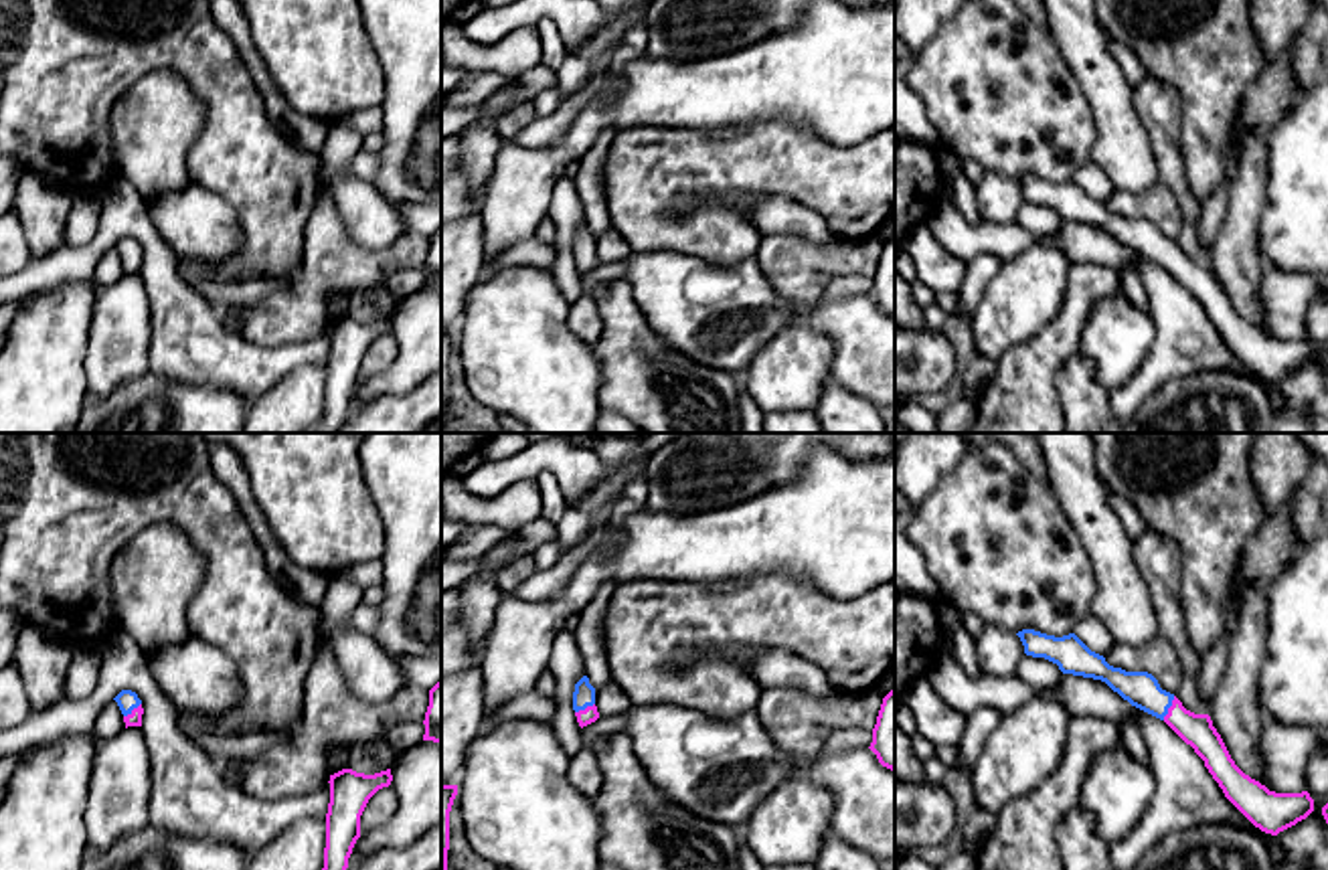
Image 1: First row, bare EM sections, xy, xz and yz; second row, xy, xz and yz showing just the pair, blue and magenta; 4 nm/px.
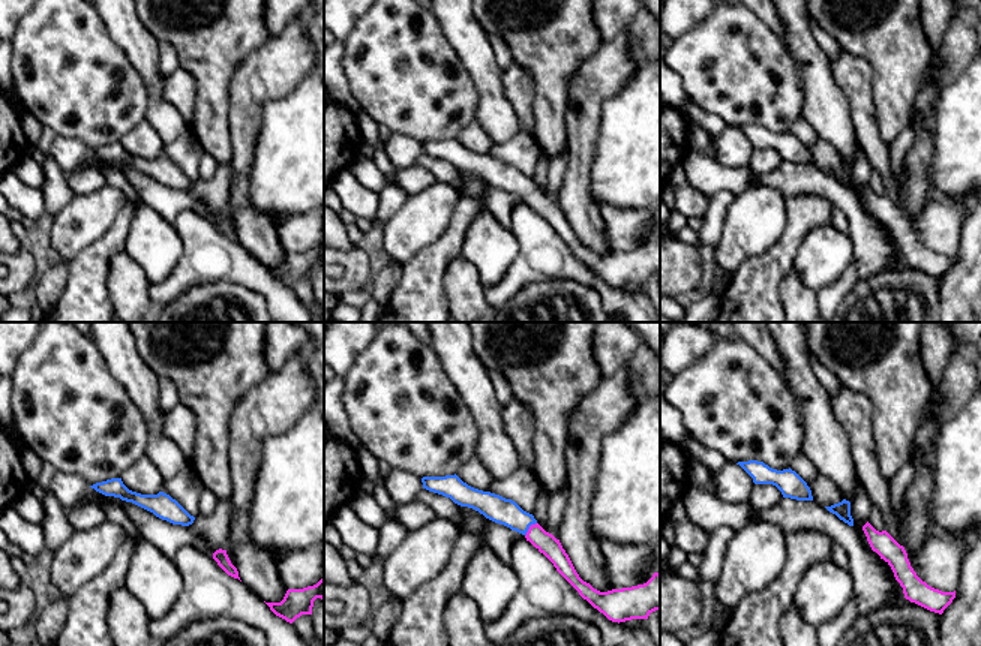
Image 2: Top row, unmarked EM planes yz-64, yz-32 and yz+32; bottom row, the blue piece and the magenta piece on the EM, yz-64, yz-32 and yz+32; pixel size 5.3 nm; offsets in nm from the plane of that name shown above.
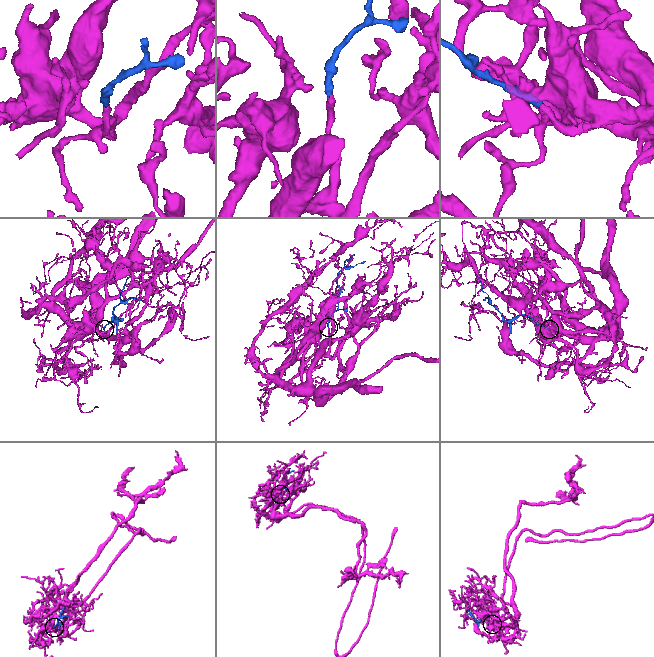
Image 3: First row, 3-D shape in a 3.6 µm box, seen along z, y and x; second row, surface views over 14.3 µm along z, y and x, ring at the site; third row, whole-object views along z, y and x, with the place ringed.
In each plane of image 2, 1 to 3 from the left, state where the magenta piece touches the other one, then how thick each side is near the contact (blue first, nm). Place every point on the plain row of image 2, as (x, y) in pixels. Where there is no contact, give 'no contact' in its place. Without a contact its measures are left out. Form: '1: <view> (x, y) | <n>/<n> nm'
1: no contact
2: yz-32 (528, 192) | 140/110 nm
3: no contact

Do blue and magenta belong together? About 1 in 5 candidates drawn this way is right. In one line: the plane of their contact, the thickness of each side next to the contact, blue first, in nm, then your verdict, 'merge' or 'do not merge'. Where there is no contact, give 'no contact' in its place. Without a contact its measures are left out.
yz | 140/130 nm | merge

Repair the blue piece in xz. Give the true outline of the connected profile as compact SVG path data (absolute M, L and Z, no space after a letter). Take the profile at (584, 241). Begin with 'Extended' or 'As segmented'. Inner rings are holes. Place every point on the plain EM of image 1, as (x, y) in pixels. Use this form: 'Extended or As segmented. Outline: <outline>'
Extended. Outline: M583 223L575 231L573 257L581 275L599 265L597 253L595 253L595 235L589 231L587 223Z

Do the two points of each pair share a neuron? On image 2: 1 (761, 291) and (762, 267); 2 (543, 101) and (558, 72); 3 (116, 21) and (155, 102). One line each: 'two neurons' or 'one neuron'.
1: one neuron
2: one neuron
3: one neuron

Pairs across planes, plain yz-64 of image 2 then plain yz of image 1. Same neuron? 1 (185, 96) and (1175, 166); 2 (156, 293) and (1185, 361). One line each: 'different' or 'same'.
1: same
2: same

